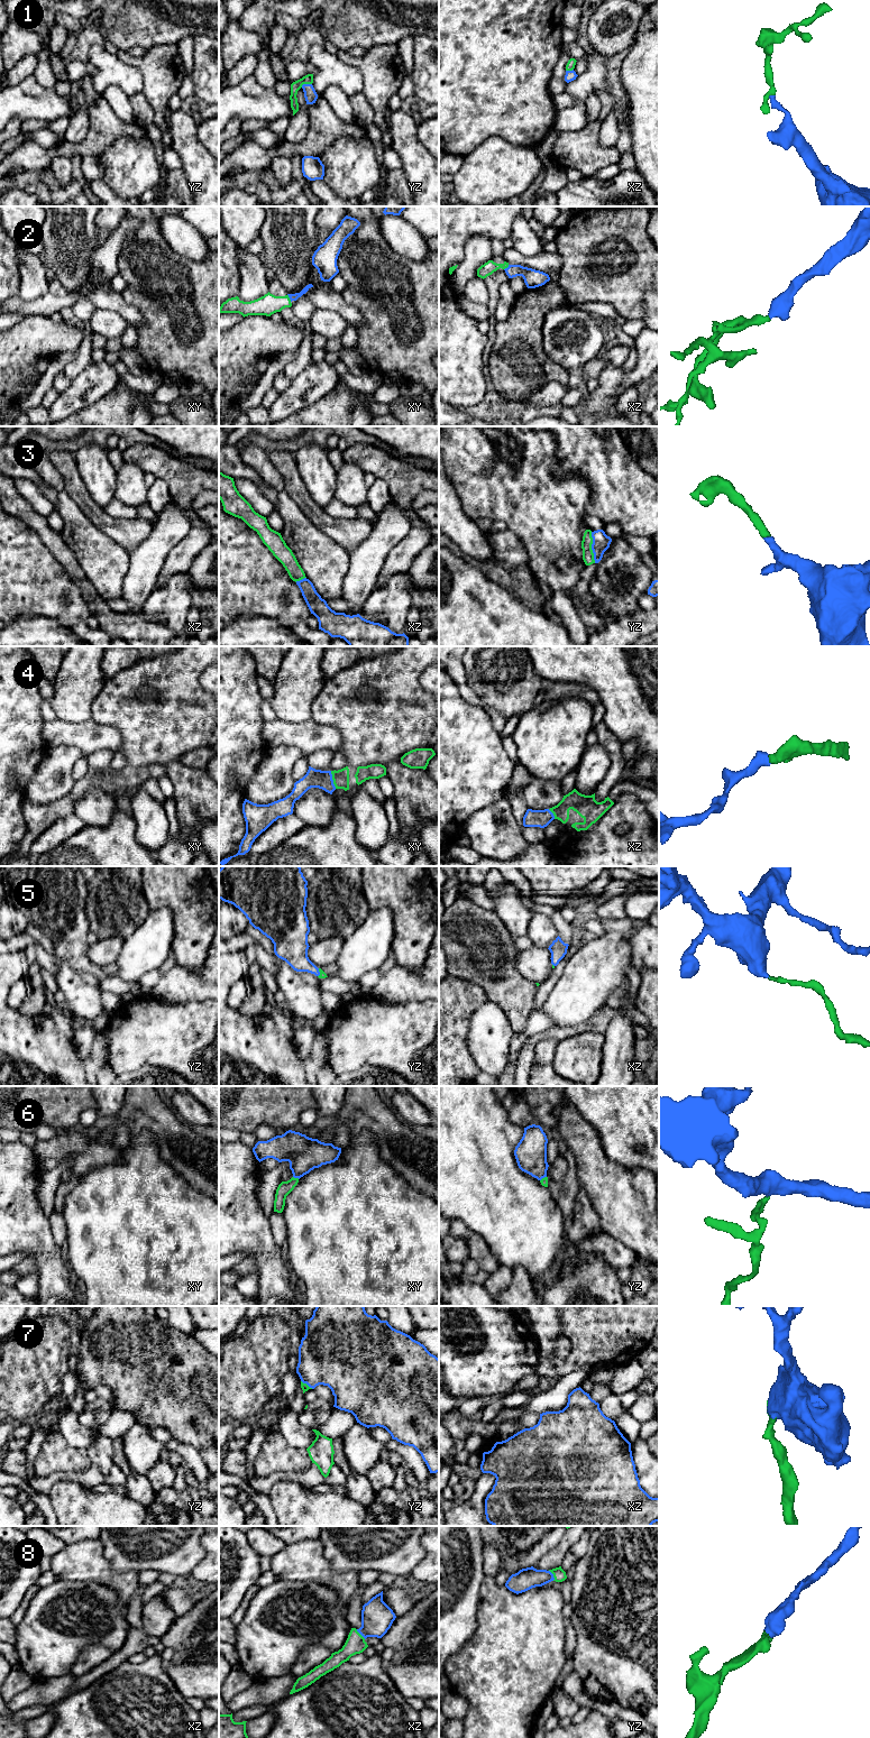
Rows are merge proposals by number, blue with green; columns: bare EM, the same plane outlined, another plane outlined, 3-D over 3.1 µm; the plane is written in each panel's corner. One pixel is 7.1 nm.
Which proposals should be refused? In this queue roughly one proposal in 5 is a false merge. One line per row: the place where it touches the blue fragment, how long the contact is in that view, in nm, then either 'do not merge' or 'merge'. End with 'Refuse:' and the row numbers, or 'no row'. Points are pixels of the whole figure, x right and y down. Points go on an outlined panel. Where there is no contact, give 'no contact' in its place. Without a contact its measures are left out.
1: yz (305, 84) | 80 nm | merge
2: xy (289, 296) | 60 nm | merge
3: yz (592, 548) | 220 nm | merge
4: xy (332, 780) | 130 nm | merge
5: yz (319, 973) | 60 nm | merge
6: xy (296, 1177) | 50 nm | do not merge
7: yz (307, 1384) | 110 nm | merge
8: yz (552, 1575) | 90 nm | merge
Refuse: 6

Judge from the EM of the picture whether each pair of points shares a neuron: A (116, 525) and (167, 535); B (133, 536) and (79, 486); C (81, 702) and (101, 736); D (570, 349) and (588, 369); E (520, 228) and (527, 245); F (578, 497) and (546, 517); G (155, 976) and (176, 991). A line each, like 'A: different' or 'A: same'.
A: different
B: same
C: different
D: different
E: same
F: same
G: different

